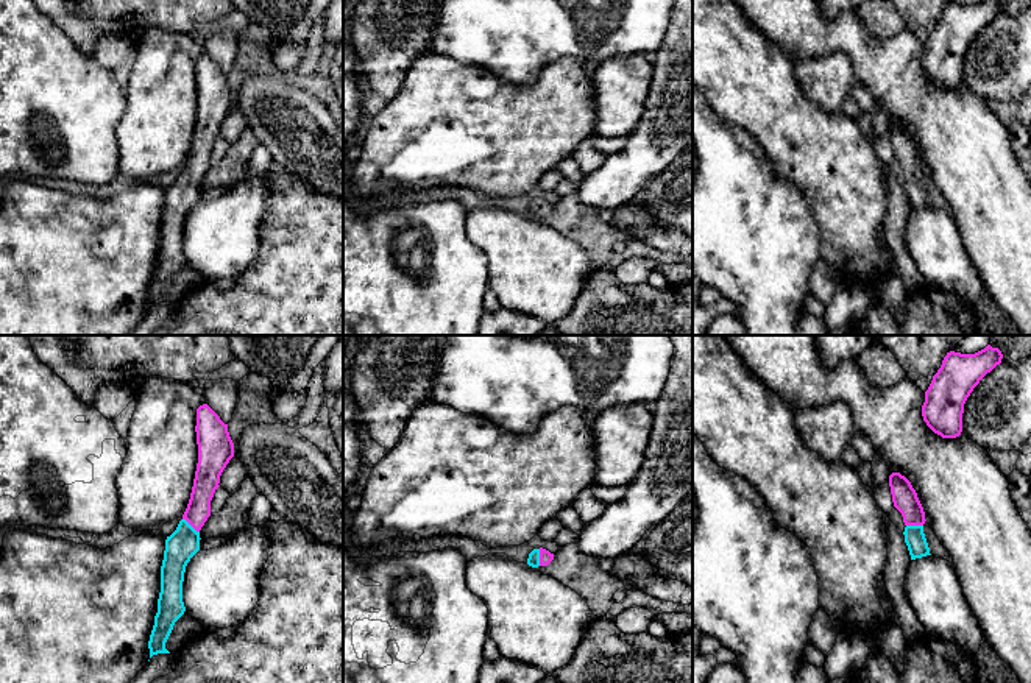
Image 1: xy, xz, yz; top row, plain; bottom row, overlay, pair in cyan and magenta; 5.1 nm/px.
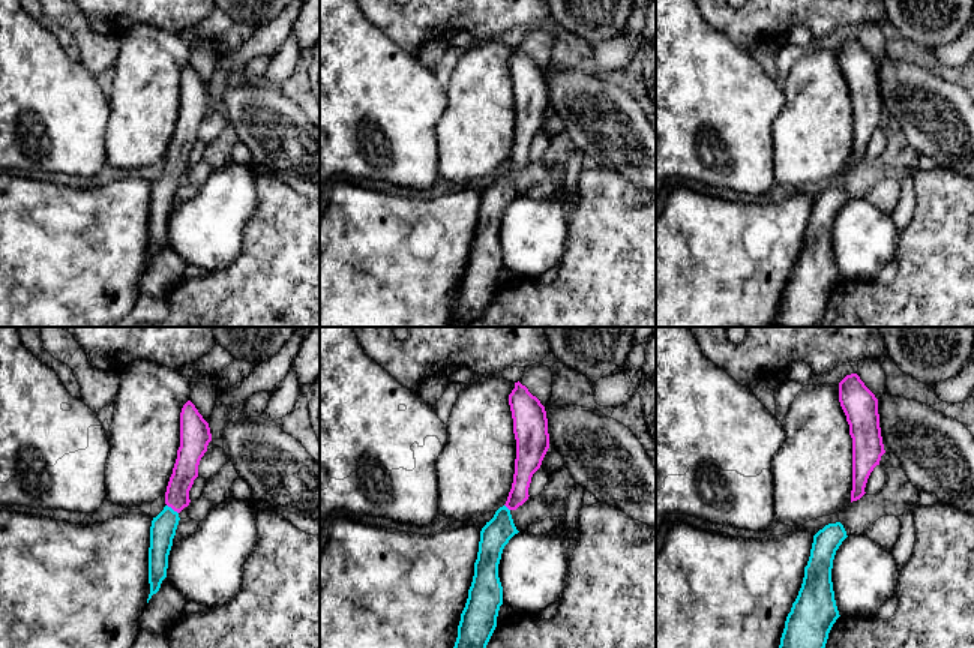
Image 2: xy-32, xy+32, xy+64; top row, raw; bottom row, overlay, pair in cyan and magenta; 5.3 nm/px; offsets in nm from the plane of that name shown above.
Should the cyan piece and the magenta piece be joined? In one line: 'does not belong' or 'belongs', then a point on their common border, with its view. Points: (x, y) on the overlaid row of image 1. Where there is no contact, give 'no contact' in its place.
belongs | xy (189, 524)

